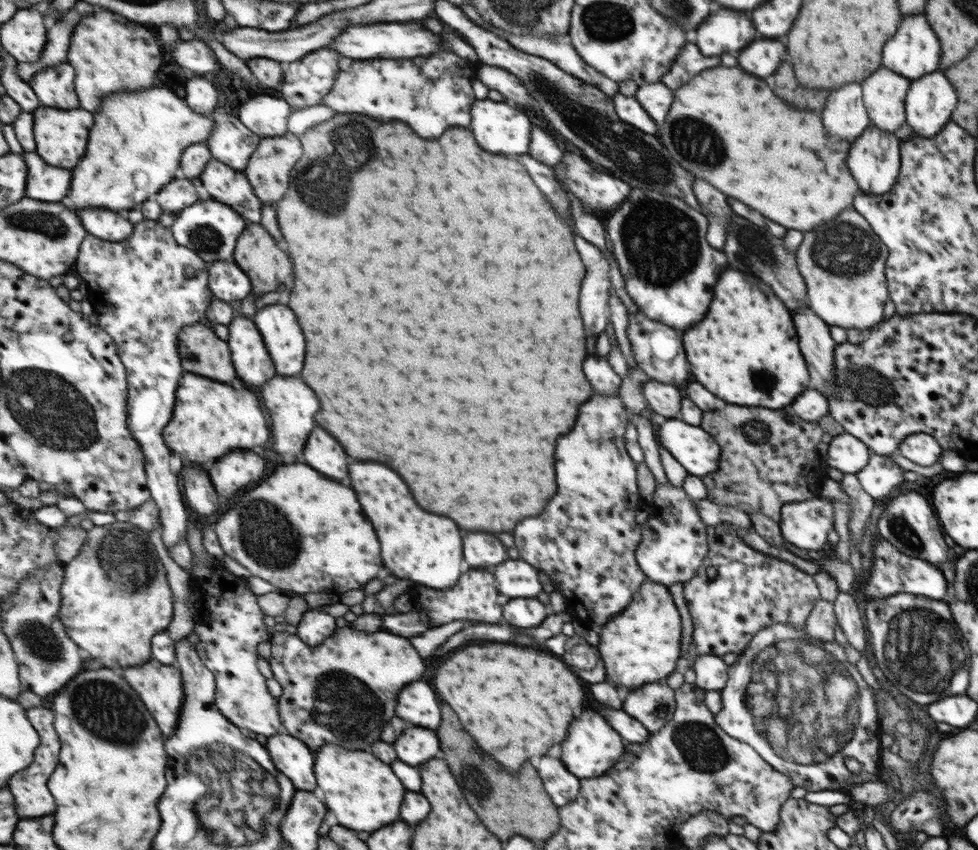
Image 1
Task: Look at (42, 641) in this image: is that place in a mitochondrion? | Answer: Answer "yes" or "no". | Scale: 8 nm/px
yes

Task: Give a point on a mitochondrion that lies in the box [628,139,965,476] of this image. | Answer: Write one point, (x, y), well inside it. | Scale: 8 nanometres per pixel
(858, 249)

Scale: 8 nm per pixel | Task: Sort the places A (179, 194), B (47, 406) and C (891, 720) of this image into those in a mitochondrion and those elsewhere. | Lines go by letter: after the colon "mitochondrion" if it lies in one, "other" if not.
A: other
B: mitochondrion
C: mitochondrion

